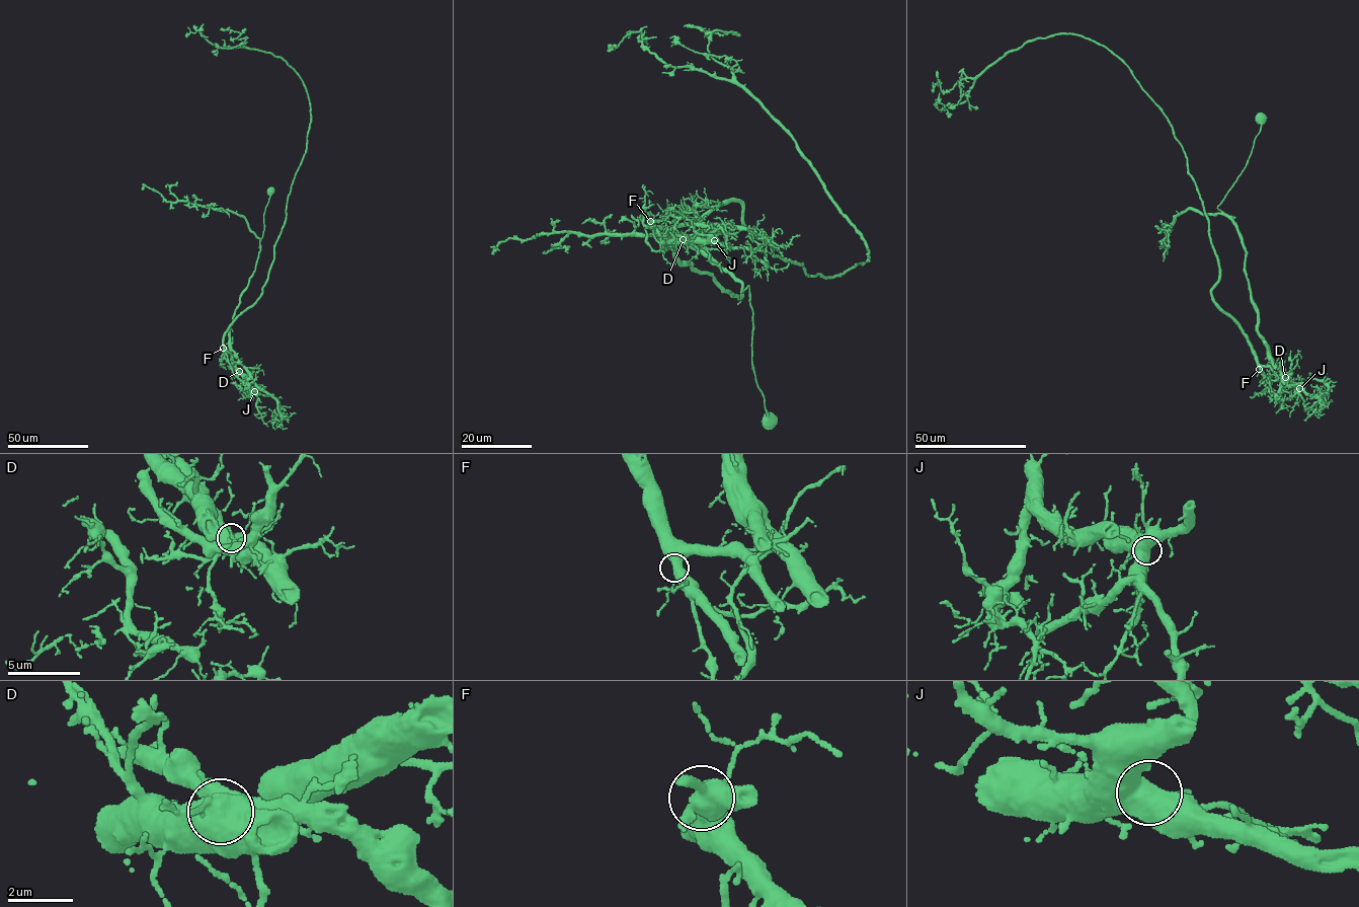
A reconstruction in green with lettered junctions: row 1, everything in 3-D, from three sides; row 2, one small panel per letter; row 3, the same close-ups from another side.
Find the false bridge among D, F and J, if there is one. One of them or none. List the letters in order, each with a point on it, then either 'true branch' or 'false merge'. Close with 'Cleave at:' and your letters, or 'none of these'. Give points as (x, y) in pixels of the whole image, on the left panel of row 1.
D: (239, 371) | false merge
F: (223, 348) | true branch
J: (254, 391) | true branch
Cleave at: D

